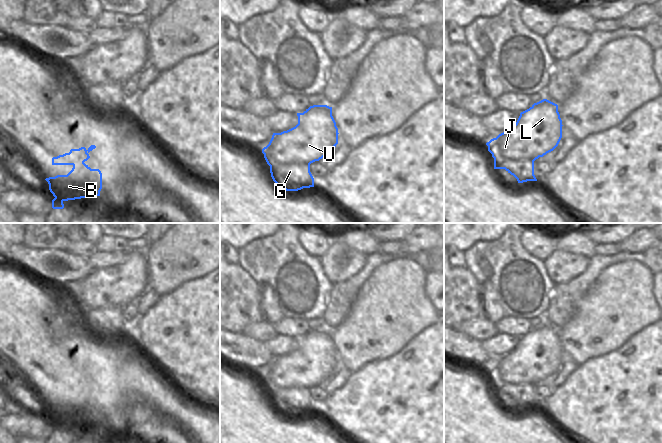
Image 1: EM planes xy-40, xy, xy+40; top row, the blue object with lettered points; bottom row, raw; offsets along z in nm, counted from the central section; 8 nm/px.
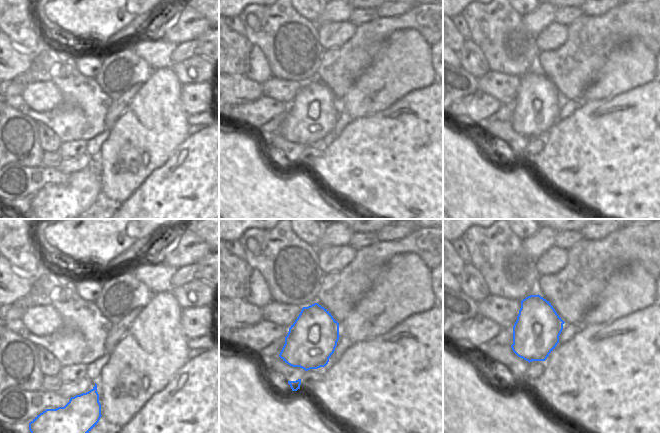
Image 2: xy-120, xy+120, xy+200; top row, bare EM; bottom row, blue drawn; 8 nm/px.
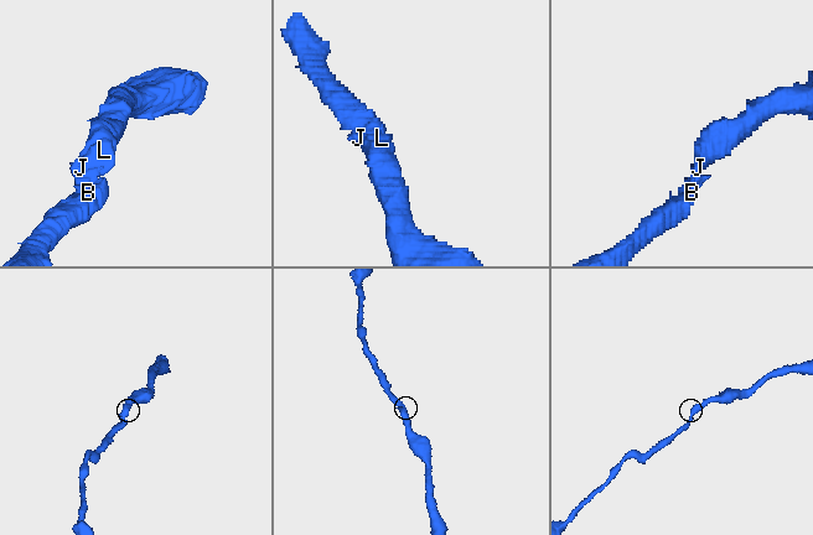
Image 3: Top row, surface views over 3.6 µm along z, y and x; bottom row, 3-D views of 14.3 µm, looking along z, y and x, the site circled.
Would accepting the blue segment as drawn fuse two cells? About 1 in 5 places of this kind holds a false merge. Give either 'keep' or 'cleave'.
keep

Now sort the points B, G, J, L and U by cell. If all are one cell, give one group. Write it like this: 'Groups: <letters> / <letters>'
Groups: B G J L U.

